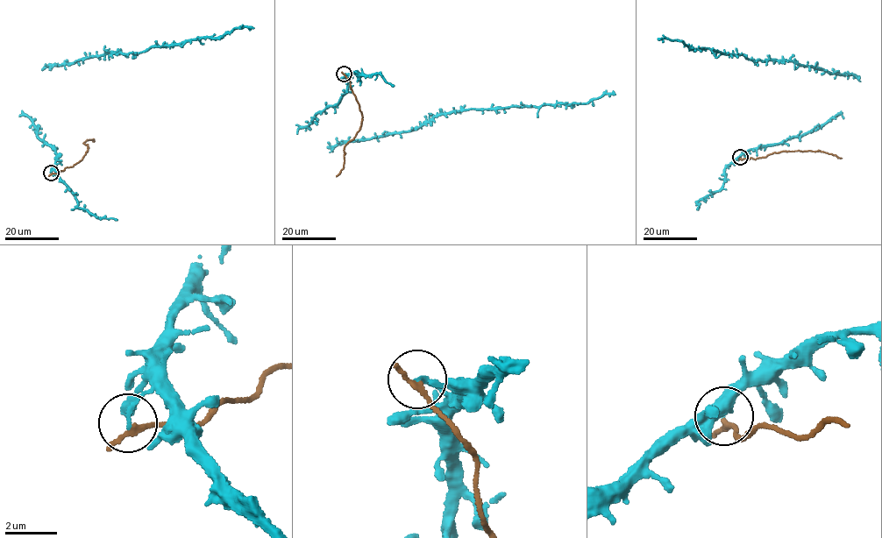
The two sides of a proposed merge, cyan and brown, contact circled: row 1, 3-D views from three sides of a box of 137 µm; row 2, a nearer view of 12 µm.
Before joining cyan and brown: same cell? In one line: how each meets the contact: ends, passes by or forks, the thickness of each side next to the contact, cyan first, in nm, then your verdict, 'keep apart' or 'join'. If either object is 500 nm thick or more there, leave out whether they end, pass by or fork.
cyan ends | brown passes by | 170/180 nm | keep apart

